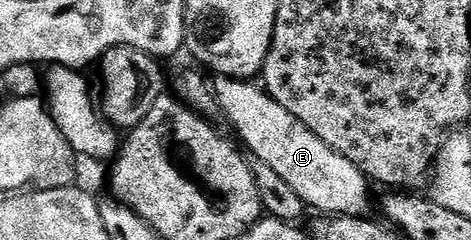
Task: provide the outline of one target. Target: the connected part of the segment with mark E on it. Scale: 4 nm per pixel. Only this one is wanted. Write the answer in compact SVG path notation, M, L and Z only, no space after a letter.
M220 75L215 80L214 92L219 112L222 117L224 113L225 119L236 128L235 136L242 145L244 140L243 148L255 160L266 163L270 171L276 172L309 210L317 209L320 215L369 216L368 204L372 201L368 194L370 182L361 169L350 163L350 159L338 155L338 151L322 143L310 127L296 121L294 115L290 115L290 111L286 111L286 107L277 103L259 84L237 81L232 75Z

